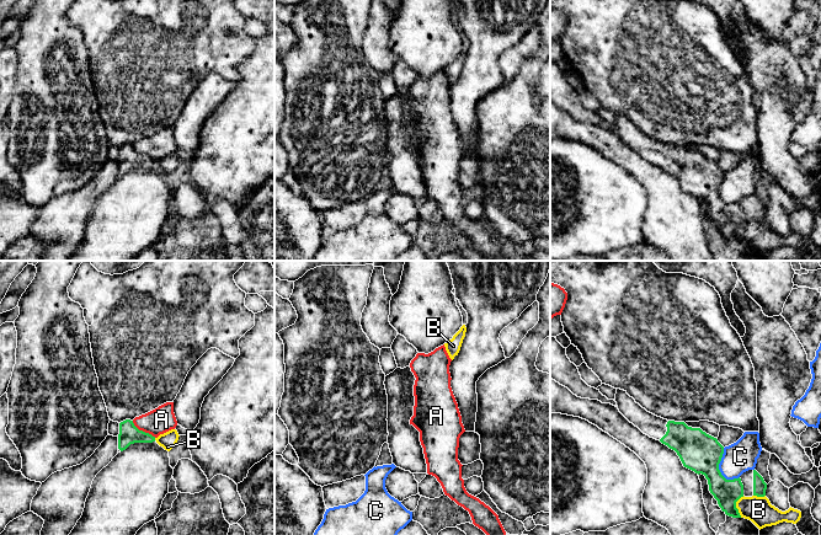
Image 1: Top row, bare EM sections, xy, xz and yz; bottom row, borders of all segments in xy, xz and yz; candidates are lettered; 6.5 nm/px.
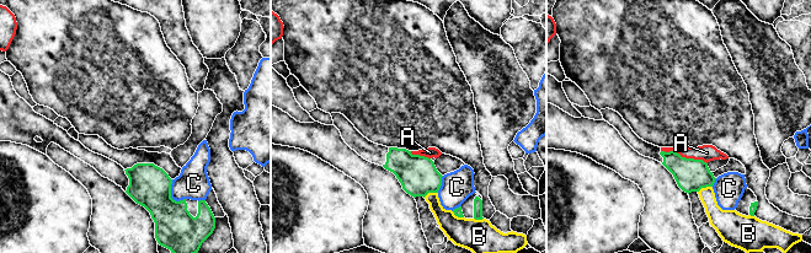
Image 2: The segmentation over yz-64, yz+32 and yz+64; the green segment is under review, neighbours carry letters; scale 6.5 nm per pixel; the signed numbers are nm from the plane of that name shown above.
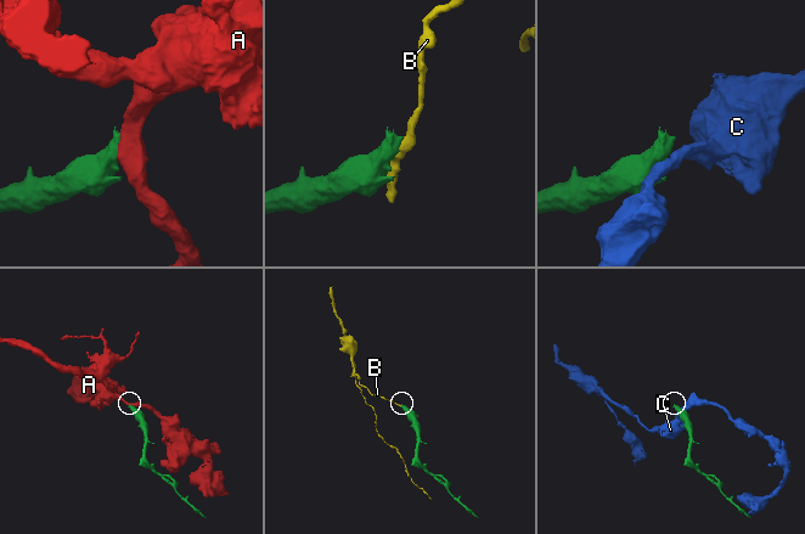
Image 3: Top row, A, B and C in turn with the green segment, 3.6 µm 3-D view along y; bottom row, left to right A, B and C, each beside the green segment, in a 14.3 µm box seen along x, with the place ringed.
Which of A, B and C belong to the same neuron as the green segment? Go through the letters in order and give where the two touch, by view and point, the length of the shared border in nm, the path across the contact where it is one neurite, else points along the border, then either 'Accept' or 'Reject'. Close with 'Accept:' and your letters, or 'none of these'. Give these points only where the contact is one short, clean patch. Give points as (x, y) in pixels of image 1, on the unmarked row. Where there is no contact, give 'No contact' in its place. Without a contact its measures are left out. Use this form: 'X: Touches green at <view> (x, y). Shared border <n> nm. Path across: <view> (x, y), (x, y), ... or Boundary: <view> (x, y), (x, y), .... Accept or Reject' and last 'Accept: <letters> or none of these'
A: Touches green at xy (142, 155). Shared border 190 nm. Boundary: xy (132, 145), (139, 154), (155, 161). Reject
B: Touches green at yz (735, 230). Shared border 150 nm. Reject
C: Touches green at yz (718, 193). Shared border 220 nm. Boundary: yz (723, 172), (719, 196), (726, 203), (737, 203). Reject
Accept: none of these

